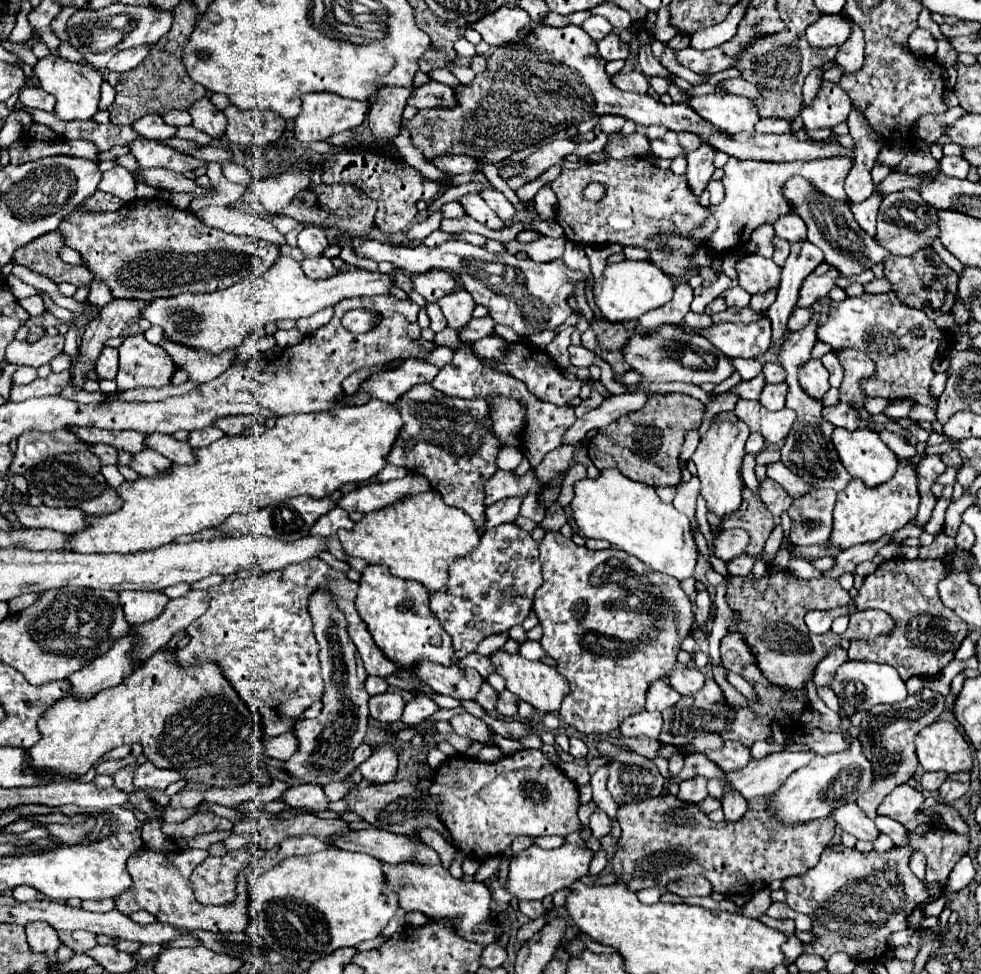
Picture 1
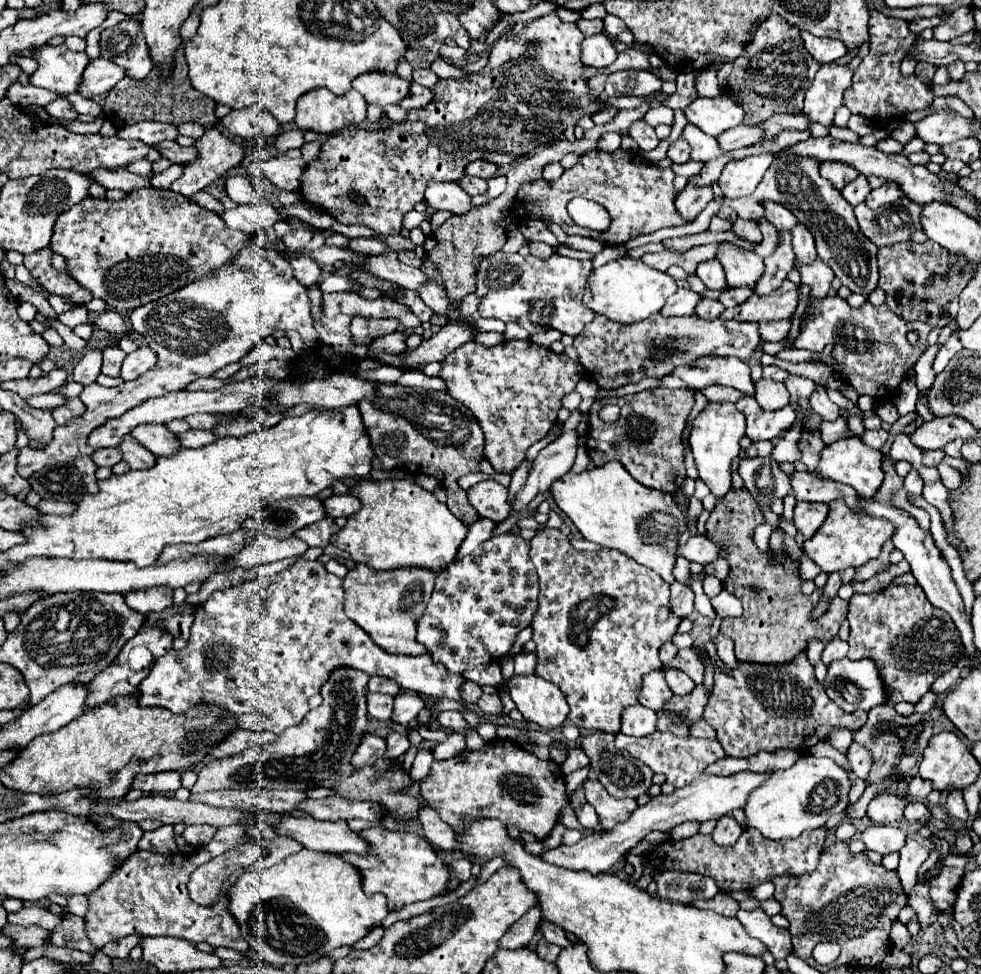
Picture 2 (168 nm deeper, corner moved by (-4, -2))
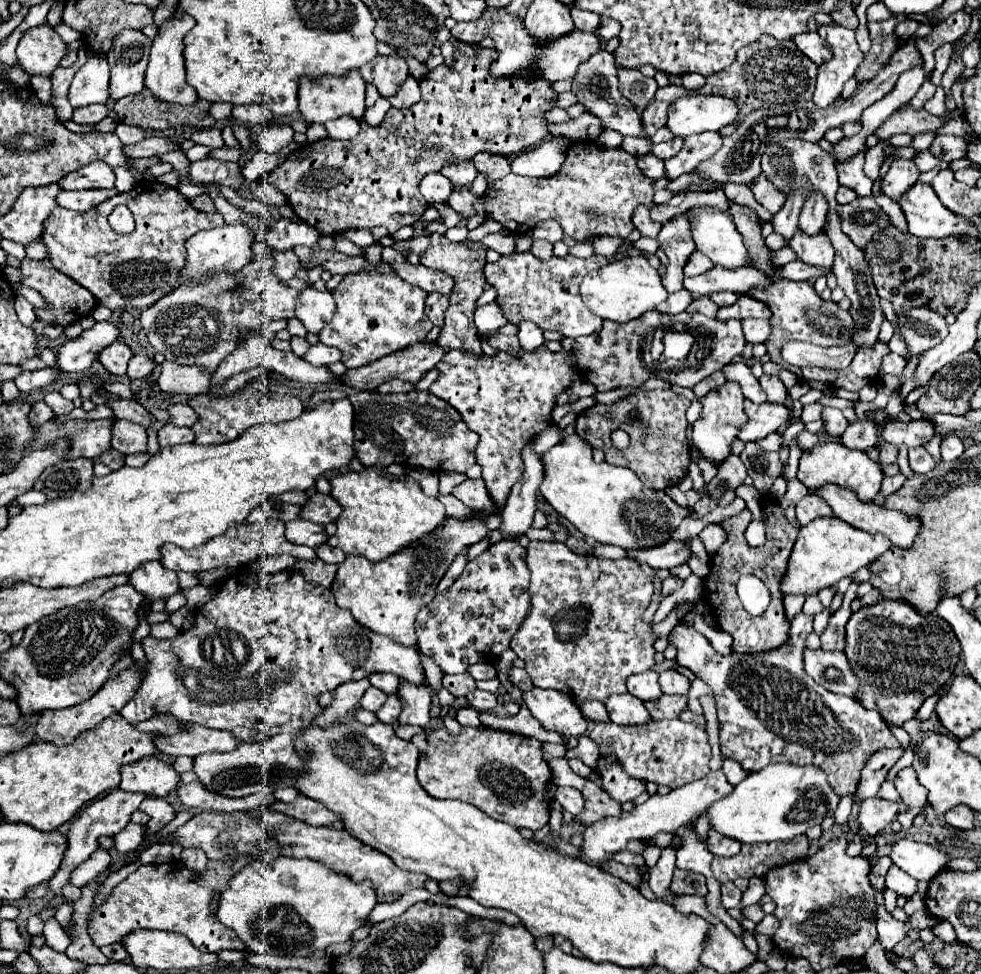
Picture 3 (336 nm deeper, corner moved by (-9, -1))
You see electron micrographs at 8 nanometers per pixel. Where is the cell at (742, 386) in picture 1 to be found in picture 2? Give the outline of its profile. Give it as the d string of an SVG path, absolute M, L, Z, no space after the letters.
M712 386L712 388L706 388L706 390L702 390L702 394L710 400L710 402L738 402L742 396L746 396L746 394L742 394L740 390L736 390L736 388L728 388L728 386Z

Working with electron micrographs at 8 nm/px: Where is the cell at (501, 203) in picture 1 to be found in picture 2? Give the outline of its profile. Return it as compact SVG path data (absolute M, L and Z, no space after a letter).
M464 176L460 182L458 182L466 192L470 192L470 196L482 196L486 194L488 190L488 182L482 180L482 178L472 178L472 176Z

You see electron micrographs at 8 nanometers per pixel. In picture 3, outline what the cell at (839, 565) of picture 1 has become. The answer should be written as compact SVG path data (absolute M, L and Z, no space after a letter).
M799 613L791 621L789 639L781 647L755 655L741 655L741 653L719 655L711 647L709 639L697 633L691 625L687 625L683 617L669 633L669 645L677 649L677 657L675 657L677 663L693 671L695 677L705 681L715 693L715 703L721 723L719 739L725 759L735 759L737 763L741 763L745 771L757 771L769 763L781 763L781 761L795 765L815 765L827 773L827 781L835 791L835 795L845 797L857 791L861 769L871 757L871 753L885 747L901 747L901 743L895 739L895 735L889 731L889 727L883 723L877 711L869 711L861 707L853 697L829 693L825 687L817 685L811 677L803 675L801 655L805 647L805 637L811 631L813 631L813 617Z

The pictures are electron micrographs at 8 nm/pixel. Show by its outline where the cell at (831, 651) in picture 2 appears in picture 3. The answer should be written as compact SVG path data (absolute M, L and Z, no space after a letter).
M851 583L847 593L843 595L841 607L829 617L829 623L827 623L825 631L821 633L821 649L827 649L827 651L843 649L843 631L845 631L845 623L851 617L851 601L855 599L855 591L857 591L857 583Z

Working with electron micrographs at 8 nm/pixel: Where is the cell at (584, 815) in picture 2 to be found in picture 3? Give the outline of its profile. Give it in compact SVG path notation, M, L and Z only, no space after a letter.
M557 787L555 799L557 799L557 801L563 805L563 809L569 811L571 815L577 815L579 811L583 811L581 791L577 791L577 789L573 789L573 787Z

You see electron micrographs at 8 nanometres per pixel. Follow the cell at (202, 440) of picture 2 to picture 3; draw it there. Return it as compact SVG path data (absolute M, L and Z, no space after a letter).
M165 425L163 429L157 431L157 441L161 447L169 447L169 445L181 445L181 443L193 443L191 429L189 427L173 427L173 425Z

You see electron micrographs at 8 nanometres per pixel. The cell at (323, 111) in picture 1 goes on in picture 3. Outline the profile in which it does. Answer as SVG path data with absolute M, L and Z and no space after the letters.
M349 71L345 75L323 75L317 79L299 79L299 111L307 123L327 123L331 119L339 119L341 115L349 115L355 119L363 119L365 113L365 81L359 71Z

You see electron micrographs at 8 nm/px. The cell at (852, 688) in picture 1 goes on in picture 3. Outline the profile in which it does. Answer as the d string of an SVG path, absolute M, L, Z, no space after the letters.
M805 647L803 663L805 663L805 673L813 677L819 685L823 685L827 691L847 697L855 695L859 683L847 663L847 657L841 651L823 651Z

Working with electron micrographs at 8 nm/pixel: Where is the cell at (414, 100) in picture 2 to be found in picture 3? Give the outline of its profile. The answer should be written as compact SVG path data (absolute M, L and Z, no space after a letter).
M409 77L407 81L401 83L401 87L397 89L397 93L393 93L387 99L397 109L411 107L411 103L417 103L419 101L419 85L417 85L417 79L415 77Z

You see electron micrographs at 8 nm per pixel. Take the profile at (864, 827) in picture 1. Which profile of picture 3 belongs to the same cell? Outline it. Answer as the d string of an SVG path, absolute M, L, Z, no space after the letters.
M901 839L893 845L891 861L917 881L931 881L935 873L949 865L951 857L933 845Z

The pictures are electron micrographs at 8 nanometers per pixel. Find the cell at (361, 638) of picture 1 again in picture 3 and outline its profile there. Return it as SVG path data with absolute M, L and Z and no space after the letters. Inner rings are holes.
M281 519L231 525L223 535L209 539L195 549L179 549L167 543L161 547L161 565L165 565L165 569L199 573L207 569L226 567L233 572L225 583L219 585L213 599L197 609L191 629L187 629L185 633L181 631L175 639L145 637L141 641L149 665L141 687L137 689L133 699L121 709L121 715L129 723L141 723L145 719L151 719L153 715L171 713L181 721L231 731L235 739L245 739L245 743L257 743L265 737L273 737L279 733L307 729L313 719L323 713L323 707L319 705L319 695L325 691L333 691L347 681L357 681L379 671L395 673L397 677L411 683L421 683L425 679L415 647L399 645L393 639L367 631L363 625L355 623L353 615L347 609L337 607L331 589L307 583L297 571L281 571L275 575L256 575L249 572L245 565L259 559L257 539L265 539L265 535L273 535L273 531L285 531ZM237 643L243 643L243 655L239 655L237 647L241 645ZM285 715L289 717L289 725L285 725Z

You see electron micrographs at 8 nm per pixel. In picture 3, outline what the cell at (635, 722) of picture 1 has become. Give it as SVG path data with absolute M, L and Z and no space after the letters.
M631 693L607 697L605 709L609 713L609 721L617 725L639 725L651 719L643 707L643 701L635 699Z

